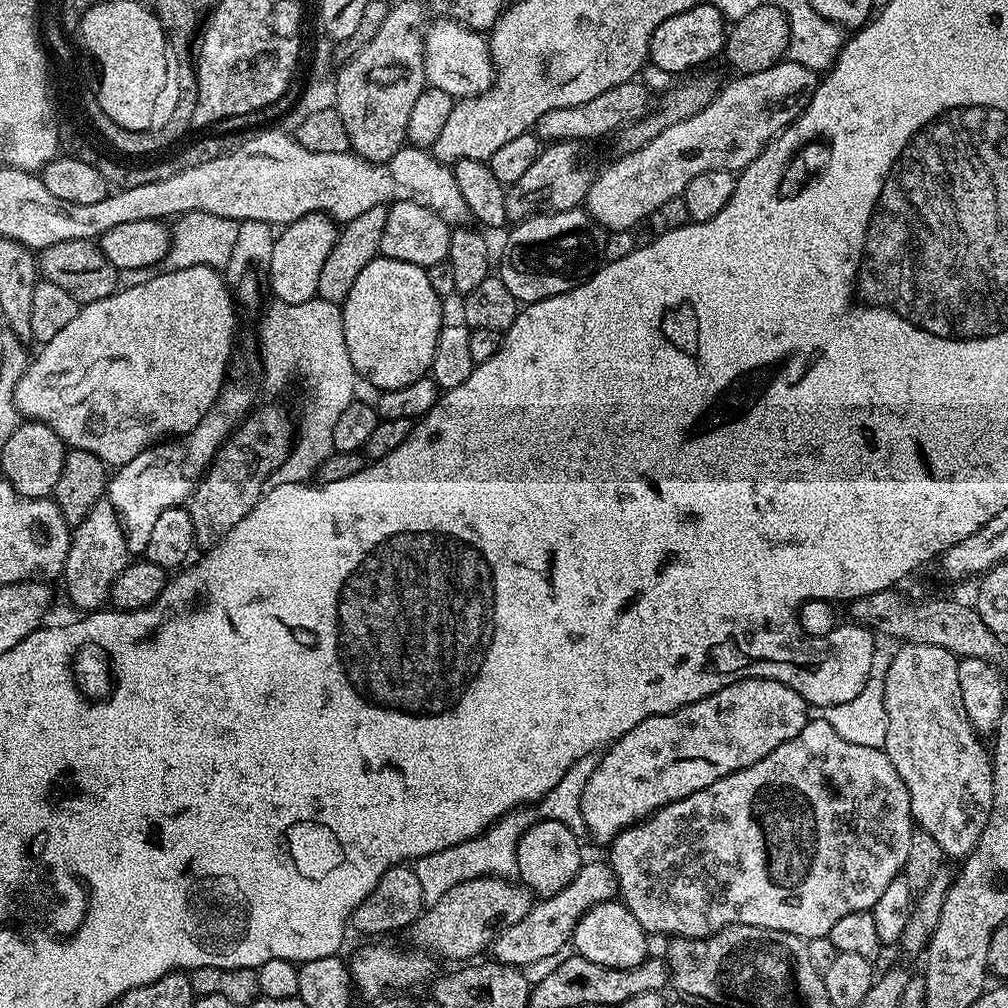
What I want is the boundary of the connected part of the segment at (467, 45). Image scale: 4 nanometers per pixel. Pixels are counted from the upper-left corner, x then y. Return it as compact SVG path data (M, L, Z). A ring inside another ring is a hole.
M449 18L441 19L423 33L427 83L438 90L446 90L446 94L454 98L480 96L494 83L492 56L488 53L487 39L479 31L468 28L465 24Z

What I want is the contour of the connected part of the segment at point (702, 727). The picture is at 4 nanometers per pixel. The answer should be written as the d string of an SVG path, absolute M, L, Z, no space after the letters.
M738 679L698 702L679 708L677 712L647 716L638 722L638 726L634 726L634 730L622 734L620 740L613 740L607 751L597 759L596 768L590 774L580 799L587 835L592 835L603 846L611 845L619 832L647 820L660 808L698 790L706 790L706 786L714 786L714 782L746 766L754 766L754 762L762 762L770 750L778 750L782 742L790 742L790 738L794 738L794 734L808 724L808 712L810 705L807 701L782 682Z

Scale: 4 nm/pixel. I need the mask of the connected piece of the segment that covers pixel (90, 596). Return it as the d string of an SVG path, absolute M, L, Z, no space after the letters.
M101 498L72 528L72 541L64 563L62 581L68 591L68 600L81 613L87 614L103 609L109 603L112 583L124 567L130 563L128 546L124 538L124 526L108 499Z

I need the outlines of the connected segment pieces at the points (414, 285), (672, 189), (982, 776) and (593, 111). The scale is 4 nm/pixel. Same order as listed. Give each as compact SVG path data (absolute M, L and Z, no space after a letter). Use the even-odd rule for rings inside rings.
M380 256L366 265L342 303L346 350L350 350L350 362L357 377L369 380L376 390L389 392L398 386L410 386L410 382L425 376L432 367L434 346L442 327L440 304L442 298L430 284L427 271L416 264Z
M785 59L761 72L740 74L735 78L737 80L730 81L725 88L723 85L701 112L674 122L641 148L625 151L626 154L621 160L614 161L601 176L599 173L593 179L583 203L589 217L595 223L597 220L604 230L613 232L632 230L639 220L644 220L647 216L655 217L662 202L670 202L670 198L683 196L684 188L690 182L690 178L698 178L698 174L706 174L706 170L726 170L733 174L743 172L747 164L754 162L754 158L758 158L758 154L764 152L764 148L771 140L775 140L784 129L799 118L802 102L809 99L812 89L818 83L811 69L790 59Z
M901 643L900 648L892 656L888 664L888 673L882 676L884 681L884 697L886 698L886 742L884 751L888 753L890 762L894 762L894 770L902 774L902 782L906 782L906 790L910 794L910 806L912 807L912 819L918 825L919 831L930 834L934 842L938 842L940 849L944 851L945 857L965 858L971 855L980 841L984 828L988 825L988 815L992 810L992 758L987 747L980 745L981 737L973 728L970 718L966 714L966 706L962 702L962 686L958 686L958 666L960 660L950 650L942 646L930 646L929 644L906 644Z
M627 80L617 88L606 90L606 94L598 94L598 98L592 98L582 106L550 110L537 121L535 135L544 142L581 142L580 140L594 140L598 136L604 136L614 128L621 129L646 116L649 111L648 90L640 83Z

